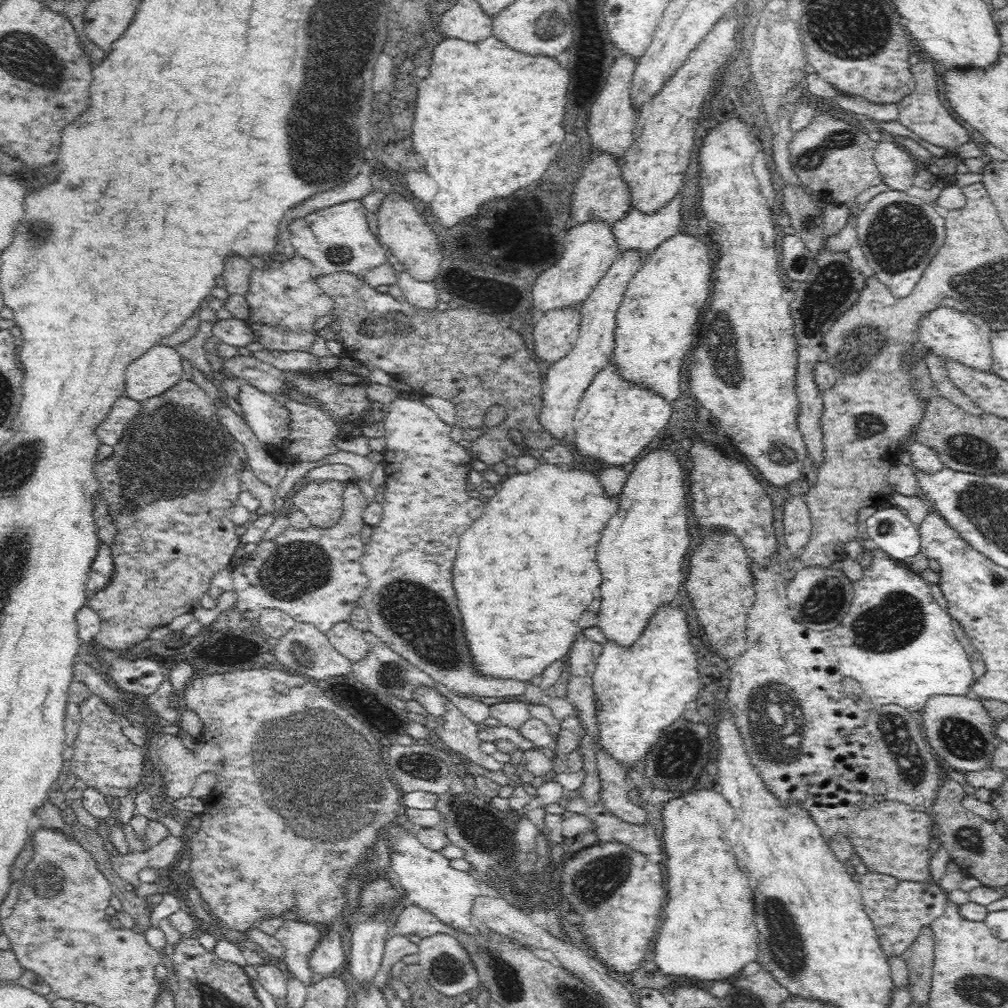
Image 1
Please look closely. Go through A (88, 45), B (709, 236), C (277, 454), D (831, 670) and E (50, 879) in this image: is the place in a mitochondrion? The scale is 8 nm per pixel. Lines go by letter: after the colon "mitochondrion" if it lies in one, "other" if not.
A: other
B: other
C: other
D: other
E: mitochondrion

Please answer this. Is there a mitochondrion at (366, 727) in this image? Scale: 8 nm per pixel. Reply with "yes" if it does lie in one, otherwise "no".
yes

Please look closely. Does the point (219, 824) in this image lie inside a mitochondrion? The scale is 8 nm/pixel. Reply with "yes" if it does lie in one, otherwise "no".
no

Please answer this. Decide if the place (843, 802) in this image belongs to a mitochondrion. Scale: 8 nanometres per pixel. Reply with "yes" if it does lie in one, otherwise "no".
no

